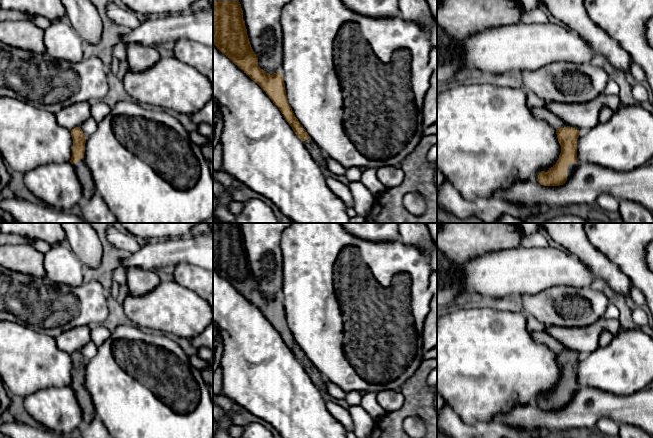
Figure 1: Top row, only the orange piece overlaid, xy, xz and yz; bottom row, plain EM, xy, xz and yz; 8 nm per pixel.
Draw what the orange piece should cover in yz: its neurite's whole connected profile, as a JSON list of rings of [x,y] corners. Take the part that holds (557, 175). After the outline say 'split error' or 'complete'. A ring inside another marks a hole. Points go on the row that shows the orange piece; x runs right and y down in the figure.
[[[567,126],[556,129],[557,138],[561,146],[561,153],[556,164],[547,172],[541,171],[537,181],[544,186],[563,185],[579,165],[577,158],[577,139],[580,131]]]; split error

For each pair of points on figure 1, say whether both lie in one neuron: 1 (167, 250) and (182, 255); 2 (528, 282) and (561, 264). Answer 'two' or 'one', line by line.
1: one
2: one

